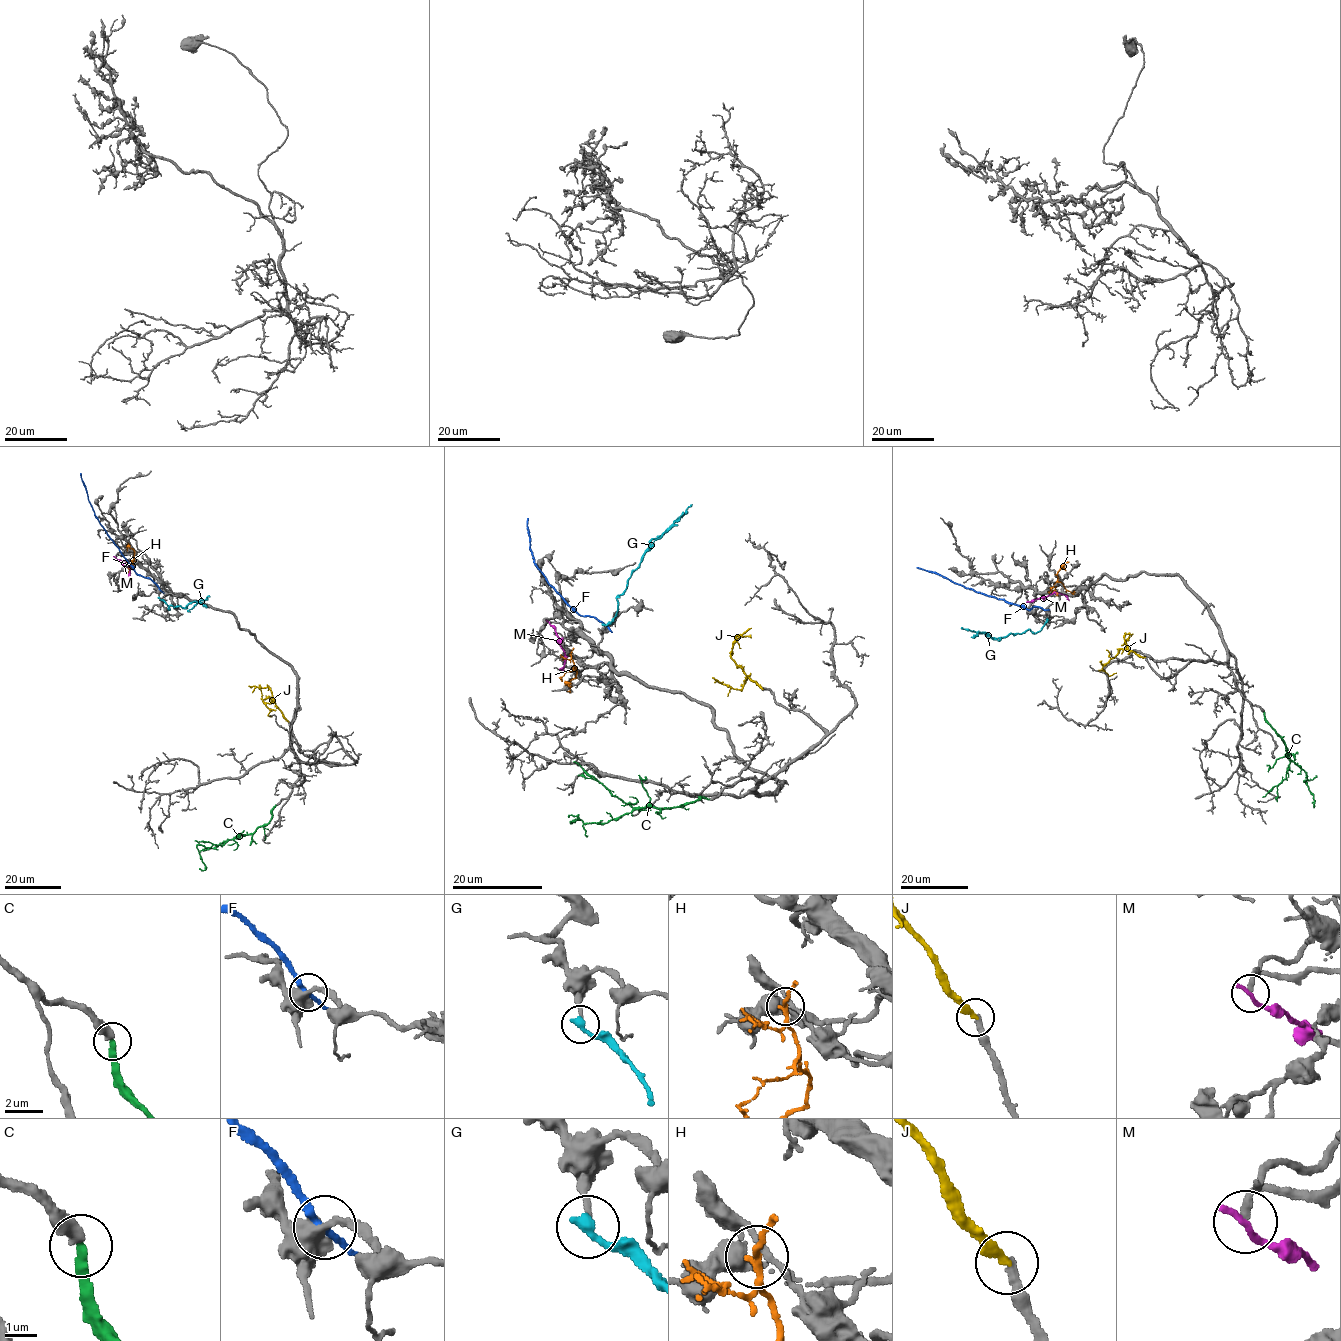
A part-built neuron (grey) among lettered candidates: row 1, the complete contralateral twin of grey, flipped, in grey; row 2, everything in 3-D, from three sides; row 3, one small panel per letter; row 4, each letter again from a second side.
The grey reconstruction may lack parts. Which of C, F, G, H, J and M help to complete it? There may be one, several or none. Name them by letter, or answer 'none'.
C, J

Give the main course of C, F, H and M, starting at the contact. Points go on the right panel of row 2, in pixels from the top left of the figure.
C: (1264, 712), (1267, 723), (1286, 747), (1289, 759), (1302, 769), (1307, 780), (1304, 781), (1313, 795), (1314, 805)
F: (1046, 610), (1034, 606), (1028, 609), (974, 591), (917, 567)
H: (1051, 588), (1057, 580), (1057, 571), (1066, 561)
M: (1028, 601), (1051, 593), (1063, 594), (1069, 601)

